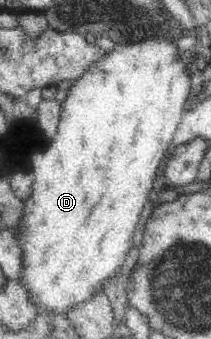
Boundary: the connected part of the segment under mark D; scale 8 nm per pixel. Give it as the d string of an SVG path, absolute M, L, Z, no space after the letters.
M163 35L129 44L115 43L105 59L73 81L61 104L55 137L46 150L31 157L35 178L18 226L23 268L17 279L26 286L36 308L65 315L79 302L93 298L107 280L120 272L133 248L137 222L148 202L155 174L181 123L190 86L179 47L171 37Z

